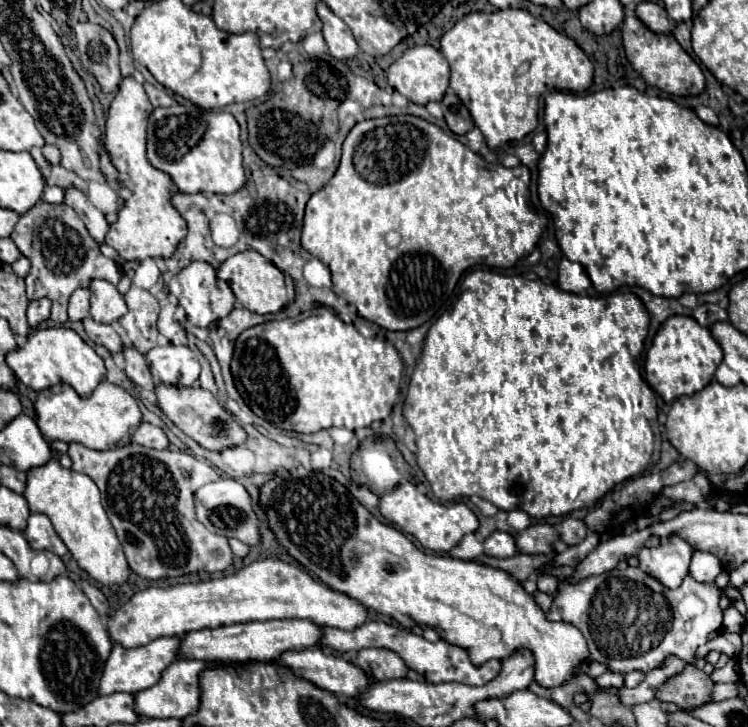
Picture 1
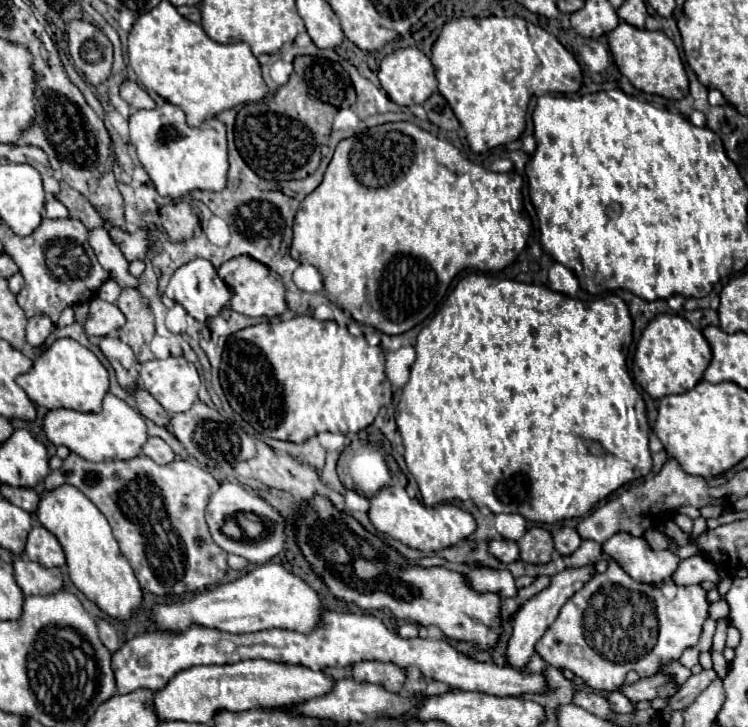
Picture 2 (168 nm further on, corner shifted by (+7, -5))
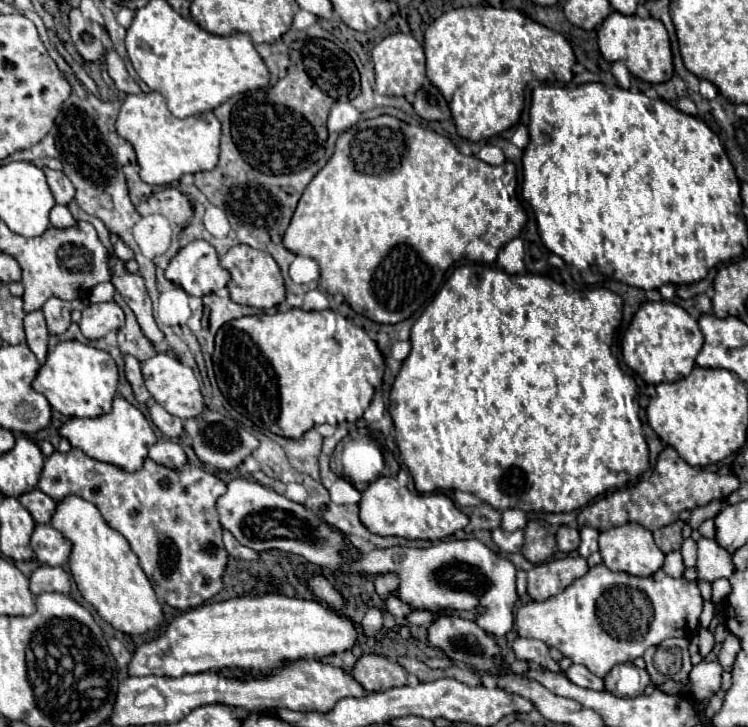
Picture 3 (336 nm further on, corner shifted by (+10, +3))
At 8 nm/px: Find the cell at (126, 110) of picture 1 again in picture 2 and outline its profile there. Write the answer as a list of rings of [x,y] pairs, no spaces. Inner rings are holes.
[[[118,228],[110,230],[112,240],[120,246],[122,254],[126,256],[128,262],[132,260],[144,260],[146,258],[146,250],[148,250],[148,230],[136,230],[136,232],[124,232]]]

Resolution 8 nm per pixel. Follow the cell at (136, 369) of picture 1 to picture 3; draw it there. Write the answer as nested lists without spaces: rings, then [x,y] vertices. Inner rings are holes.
[[[153,400],[147,404],[147,408],[149,408],[149,416],[151,416],[153,424],[155,424],[165,436],[169,436],[169,438],[179,438],[179,436],[183,434],[183,420],[181,420],[181,418],[169,414],[163,406],[159,406],[159,404],[153,402]]]

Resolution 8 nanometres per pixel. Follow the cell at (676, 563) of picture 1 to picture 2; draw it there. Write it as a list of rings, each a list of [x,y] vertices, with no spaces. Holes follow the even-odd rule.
[[[618,532],[606,540],[602,550],[614,558],[630,578],[646,584],[660,584],[668,580],[680,562],[674,552],[656,552],[646,544],[644,538],[634,538],[626,532]]]

